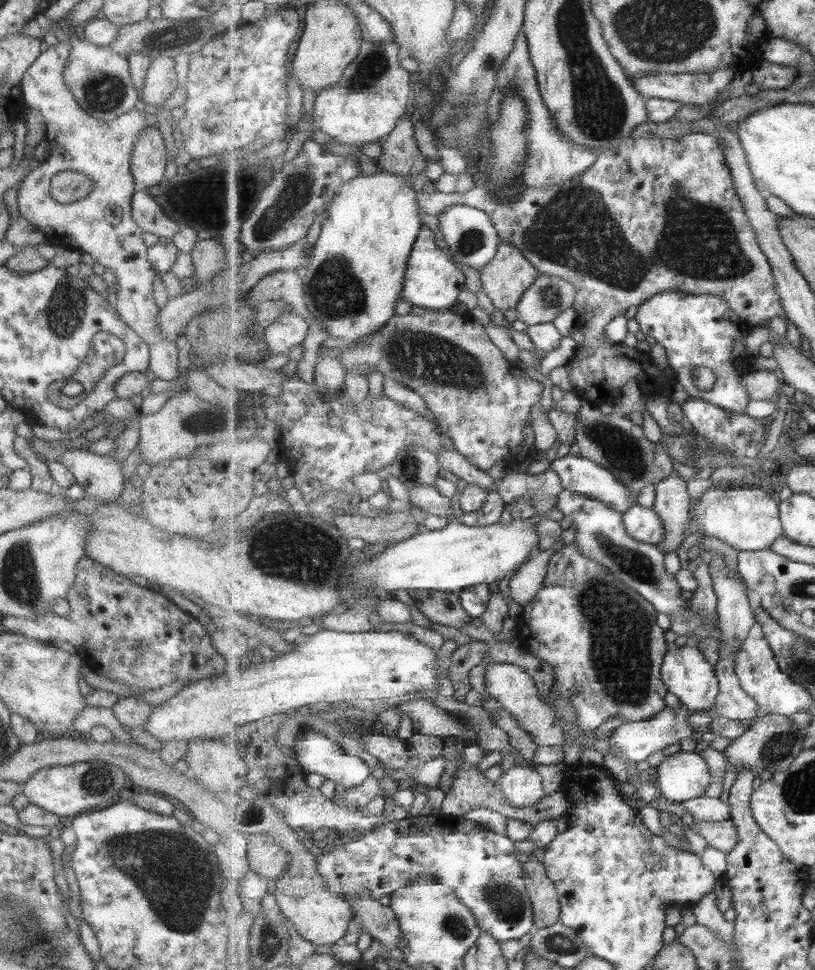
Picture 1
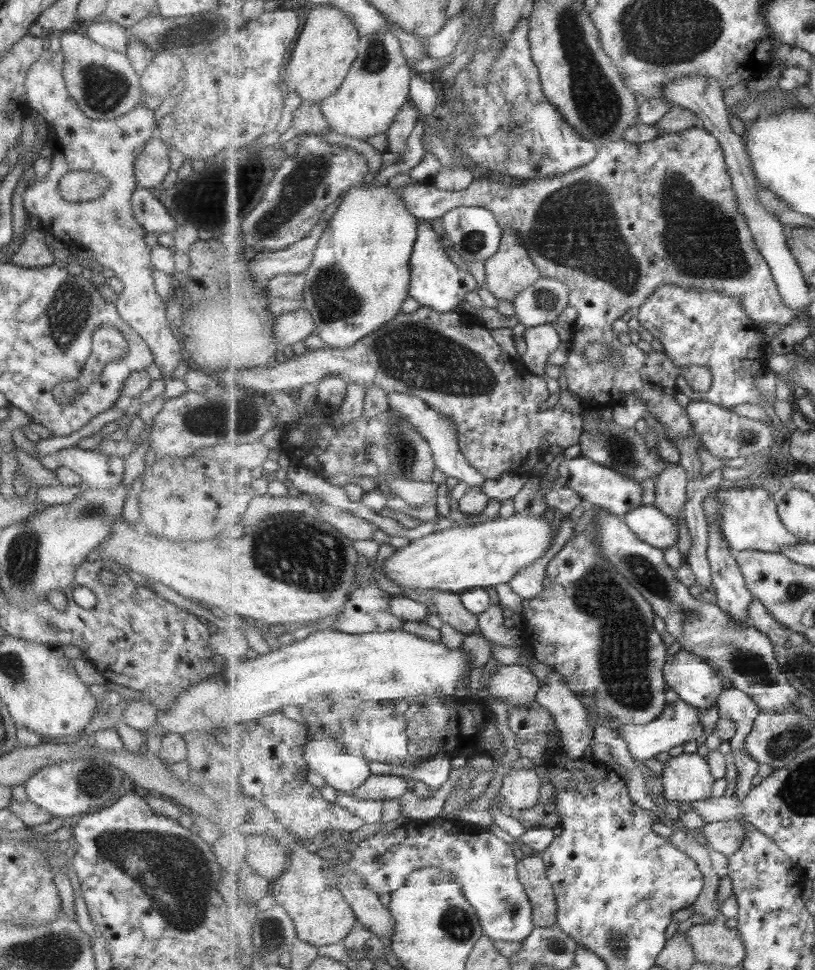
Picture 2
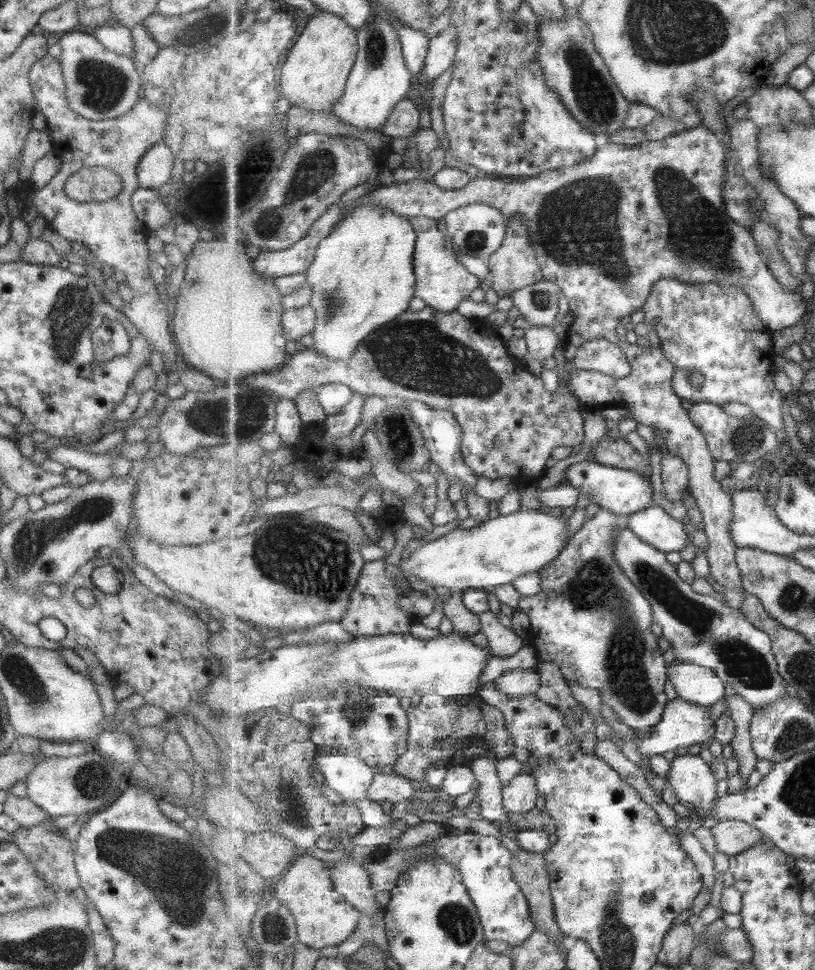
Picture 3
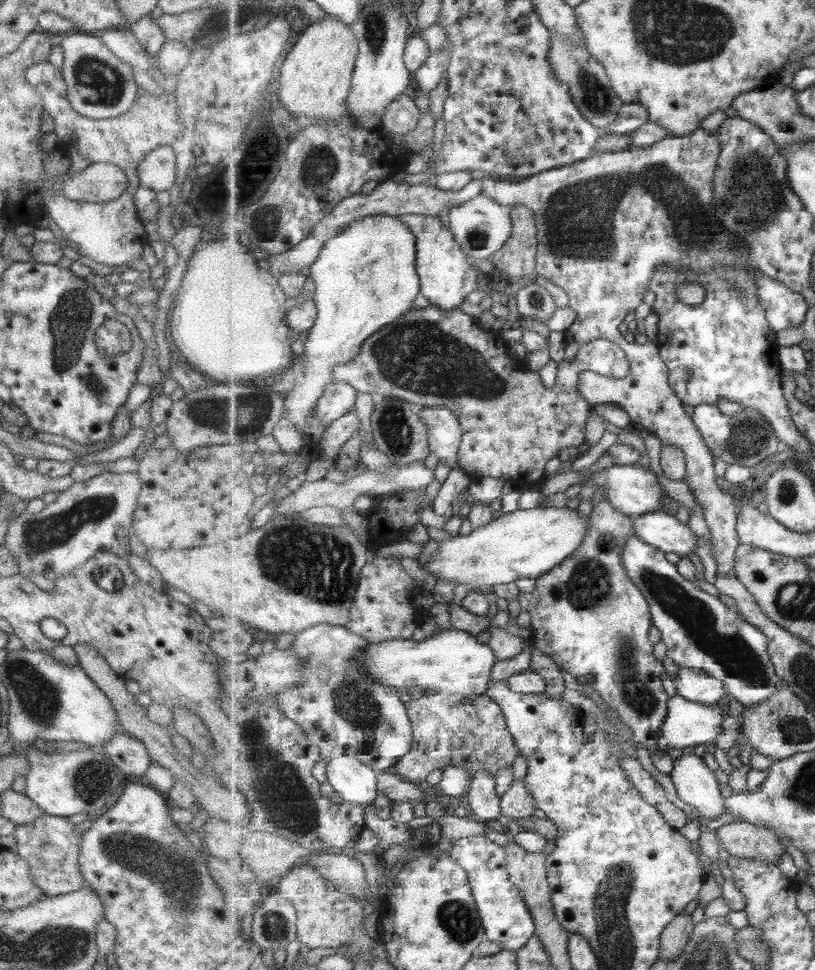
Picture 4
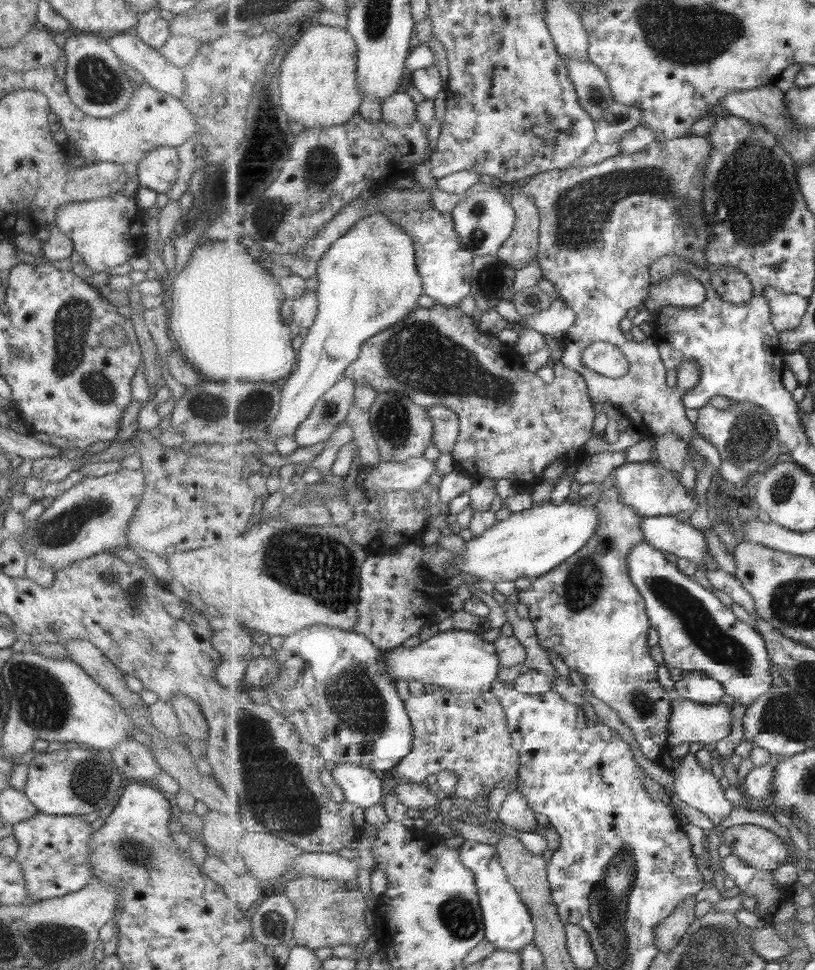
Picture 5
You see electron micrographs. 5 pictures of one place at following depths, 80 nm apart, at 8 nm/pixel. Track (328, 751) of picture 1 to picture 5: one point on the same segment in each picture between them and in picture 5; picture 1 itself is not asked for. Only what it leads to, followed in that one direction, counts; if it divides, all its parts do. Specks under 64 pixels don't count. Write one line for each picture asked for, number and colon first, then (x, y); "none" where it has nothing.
2: (346, 772)
3: (350, 777)
4: (355, 781)
5: (363, 787)

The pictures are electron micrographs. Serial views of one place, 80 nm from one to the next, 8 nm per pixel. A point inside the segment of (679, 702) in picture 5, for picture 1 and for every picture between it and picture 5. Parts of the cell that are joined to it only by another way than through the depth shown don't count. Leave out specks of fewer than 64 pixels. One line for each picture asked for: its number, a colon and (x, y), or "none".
1: (636, 741)
2: (679, 723)
3: (683, 724)
4: (687, 723)

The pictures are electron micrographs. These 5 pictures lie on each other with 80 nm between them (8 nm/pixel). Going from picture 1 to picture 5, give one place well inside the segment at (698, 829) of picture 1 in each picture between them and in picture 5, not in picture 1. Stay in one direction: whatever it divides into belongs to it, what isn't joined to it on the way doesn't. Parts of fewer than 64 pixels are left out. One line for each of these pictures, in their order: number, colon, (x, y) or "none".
2: (727, 837)
3: (732, 837)
4: (743, 839)
5: (760, 847)

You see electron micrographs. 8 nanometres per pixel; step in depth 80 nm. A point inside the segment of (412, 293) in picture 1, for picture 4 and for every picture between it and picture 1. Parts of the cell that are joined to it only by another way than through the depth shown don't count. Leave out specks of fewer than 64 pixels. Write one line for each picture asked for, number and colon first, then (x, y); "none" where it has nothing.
2: (437, 283)
3: (443, 282)
4: (445, 270)

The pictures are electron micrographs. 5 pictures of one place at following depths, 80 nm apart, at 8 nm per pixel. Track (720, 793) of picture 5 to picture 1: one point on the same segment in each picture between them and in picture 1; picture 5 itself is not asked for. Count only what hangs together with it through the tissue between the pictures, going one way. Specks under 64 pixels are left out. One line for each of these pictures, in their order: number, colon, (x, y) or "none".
1: (684, 775)
2: (686, 778)
3: (691, 778)
4: (696, 784)

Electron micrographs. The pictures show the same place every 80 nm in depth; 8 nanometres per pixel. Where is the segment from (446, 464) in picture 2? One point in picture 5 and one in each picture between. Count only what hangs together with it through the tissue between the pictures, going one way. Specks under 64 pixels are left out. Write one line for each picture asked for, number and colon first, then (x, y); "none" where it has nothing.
3: (444, 435)
4: (445, 432)
5: (446, 422)

